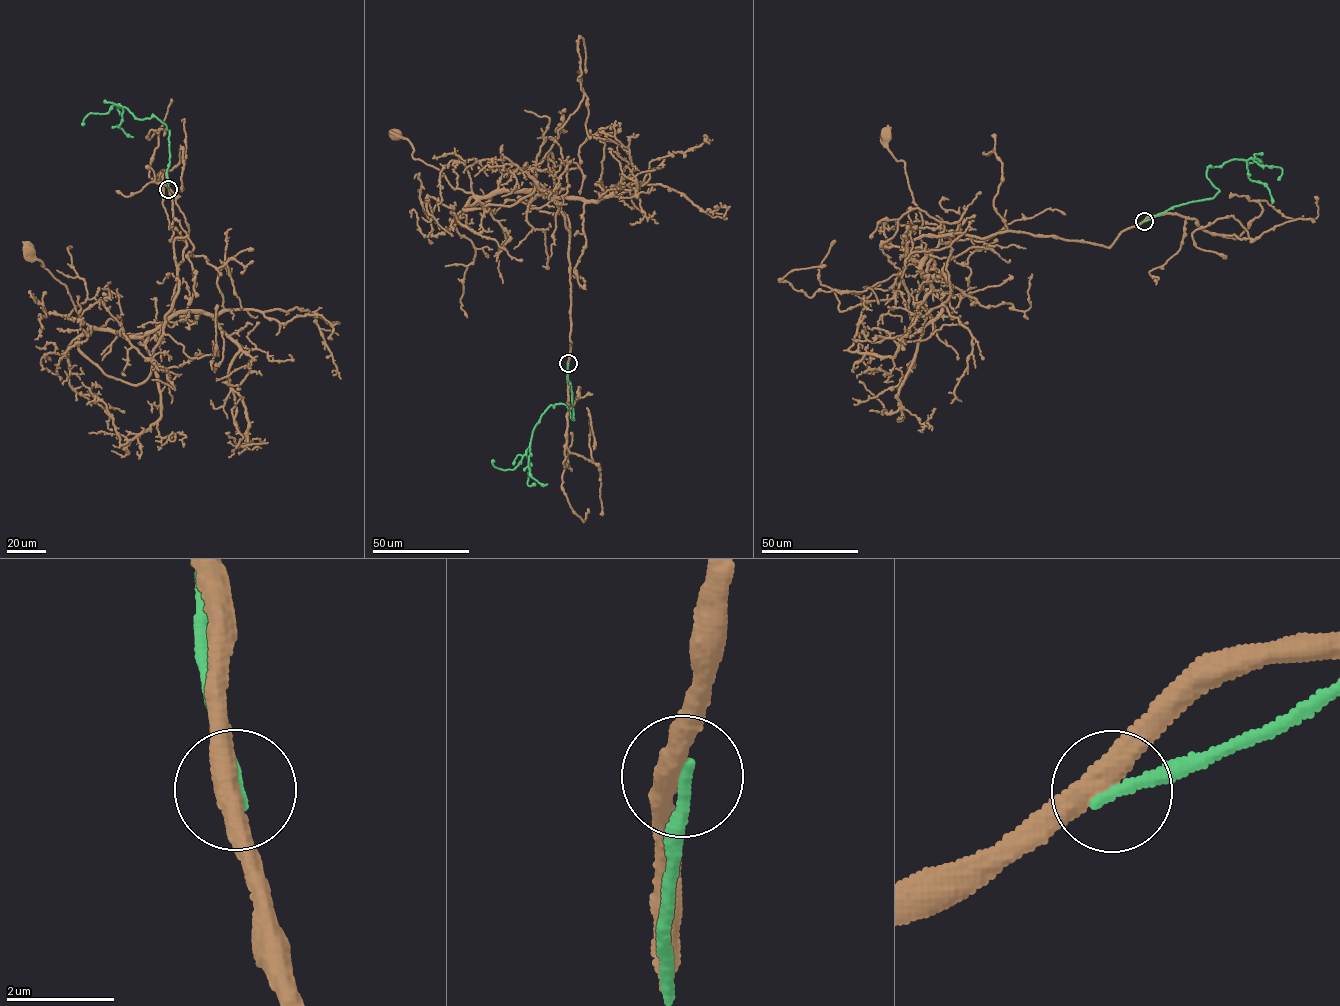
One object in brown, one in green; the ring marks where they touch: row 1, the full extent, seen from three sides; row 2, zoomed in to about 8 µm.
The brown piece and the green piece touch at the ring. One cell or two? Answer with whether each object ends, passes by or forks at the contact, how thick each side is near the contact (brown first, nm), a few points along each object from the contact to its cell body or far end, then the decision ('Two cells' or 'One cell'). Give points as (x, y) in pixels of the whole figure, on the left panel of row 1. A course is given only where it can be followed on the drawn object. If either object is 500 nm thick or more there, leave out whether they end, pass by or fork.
At the ring brown passes by. At the ring green ends. Thickness 400 nm (brown) against 240 nm. Course of brown: (168, 189), (171, 228), (187, 245), (142, 382), (108, 376), (81, 352), (79, 336), (92, 327), (29, 251). Course of green: (168, 189), (169, 131), (154, 115), (137, 119), (127, 108), (115, 104), (109, 112), (89, 113), (84, 124). Two cells

